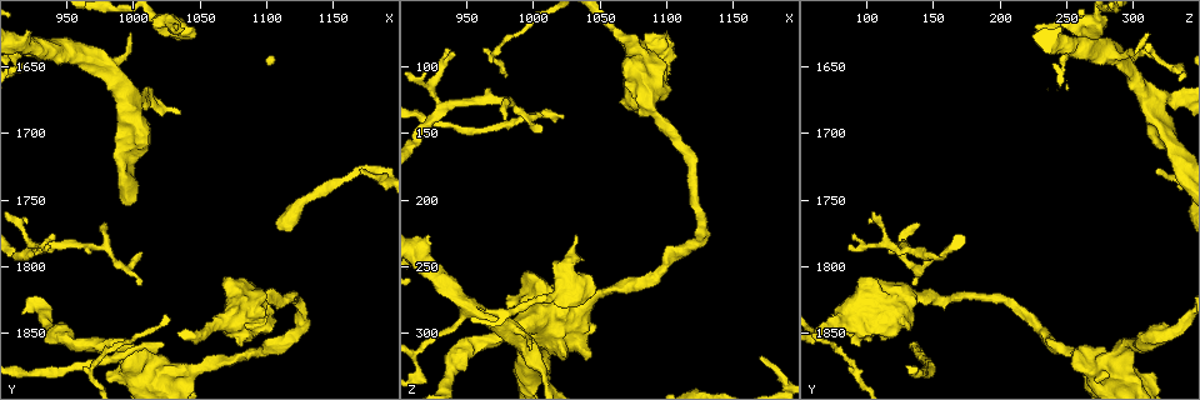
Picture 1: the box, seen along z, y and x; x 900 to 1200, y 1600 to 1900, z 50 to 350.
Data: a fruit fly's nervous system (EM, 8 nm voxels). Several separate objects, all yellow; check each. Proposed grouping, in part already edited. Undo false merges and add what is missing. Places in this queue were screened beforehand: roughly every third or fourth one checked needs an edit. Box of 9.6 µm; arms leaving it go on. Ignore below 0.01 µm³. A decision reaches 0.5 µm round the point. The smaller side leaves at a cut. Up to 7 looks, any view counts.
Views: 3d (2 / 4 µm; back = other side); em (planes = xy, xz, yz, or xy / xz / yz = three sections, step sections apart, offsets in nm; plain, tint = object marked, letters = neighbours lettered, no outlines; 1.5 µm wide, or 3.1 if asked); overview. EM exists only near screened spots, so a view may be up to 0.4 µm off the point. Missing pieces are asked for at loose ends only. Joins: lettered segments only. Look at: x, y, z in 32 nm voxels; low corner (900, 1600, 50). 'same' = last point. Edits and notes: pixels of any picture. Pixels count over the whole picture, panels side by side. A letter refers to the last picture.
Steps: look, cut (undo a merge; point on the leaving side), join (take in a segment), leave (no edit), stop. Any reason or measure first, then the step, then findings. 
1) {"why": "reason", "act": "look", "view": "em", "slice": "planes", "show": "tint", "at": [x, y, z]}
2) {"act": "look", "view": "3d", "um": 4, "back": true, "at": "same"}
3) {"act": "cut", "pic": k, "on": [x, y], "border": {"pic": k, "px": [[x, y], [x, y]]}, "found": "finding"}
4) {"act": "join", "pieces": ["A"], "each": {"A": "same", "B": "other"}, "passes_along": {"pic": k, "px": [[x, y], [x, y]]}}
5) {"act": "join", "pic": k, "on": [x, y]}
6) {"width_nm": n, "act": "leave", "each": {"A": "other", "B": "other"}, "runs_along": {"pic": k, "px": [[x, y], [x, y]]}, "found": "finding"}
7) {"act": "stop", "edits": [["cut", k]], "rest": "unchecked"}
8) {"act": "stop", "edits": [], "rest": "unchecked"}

{"why": "three-way junction", "act": "look", "view": "3d", "um": 2, "at": [932, 1788, 134]}

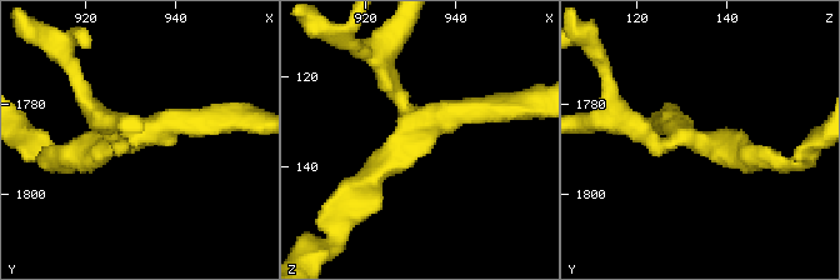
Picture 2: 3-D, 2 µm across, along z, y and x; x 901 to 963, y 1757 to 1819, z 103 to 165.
{"arms": 3, "why": "need the tissue", "act": "look", "view": "em", "slice": "planes", "show": "tint", "at": [930, 1789, 131]}

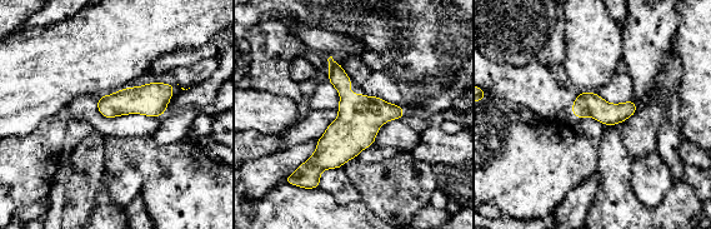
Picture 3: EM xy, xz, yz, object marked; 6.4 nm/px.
{"act": "look", "view": "em", "slice": "planes", "show": "letters", "at": "same"}

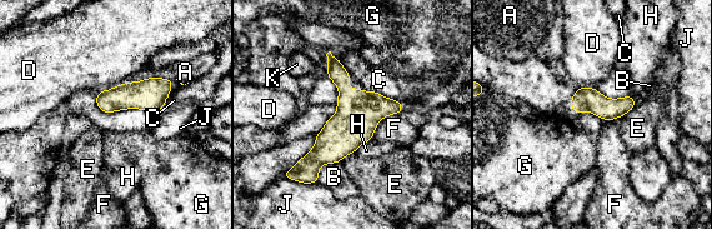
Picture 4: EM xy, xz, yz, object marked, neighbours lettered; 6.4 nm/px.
{"act": "leave", "each": {"A": "other", "B": "other", "C": "other", "D": "other", "E": "other", "F": "other", "G": "other", "H": "other", "J": "other", "K": "other"}, "runs_along": {"pic": 4, "px": [[330, 58], [345, 130], [314, 174]]}, "found": "continuous, no second neuron"}

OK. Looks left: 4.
{"why": "an open end", "act": "look", "view": "em", "slice": "xy", "step": 4, "show": "tint", "at": [1066, 1814, 98]}

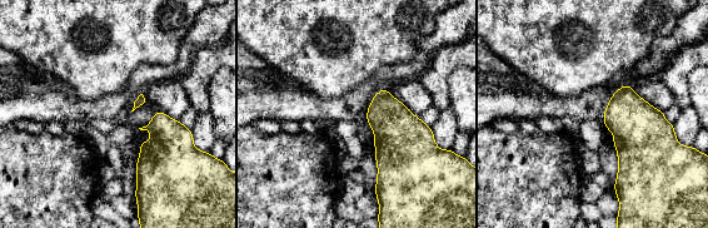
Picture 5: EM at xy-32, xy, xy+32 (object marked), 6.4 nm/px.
{"act": "look", "view": "em", "slice": "planes", "show": "letters", "at": "same"}

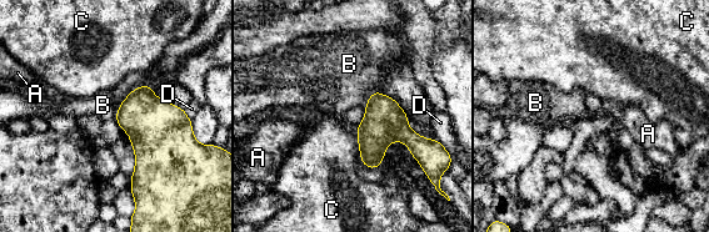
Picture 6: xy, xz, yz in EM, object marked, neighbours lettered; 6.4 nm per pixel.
{"act": "leave", "each": {"A": "other", "B": "other", "C": "other", "D": "other"}, "border": {"pic": 6, "px": [[377, 90], [364, 106]]}, "found": "none of them fits"}

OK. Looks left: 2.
{"why": "thin end", "act": "look", "view": "em", "slice": "planes", "show": "letters", "at": [1004, 1814, 138]}

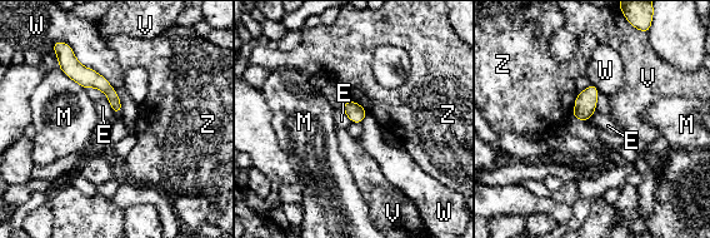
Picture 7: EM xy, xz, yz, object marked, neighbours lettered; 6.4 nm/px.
{"act": "leave", "each": {"E": "other", "M": "other", "V": "other", "W": "other", "Z": "other"}, "runs_along": {"pic": 7, "px": [[66, 63], [98, 80], [118, 108]]}, "found": "no lettered segment goes on from it"}

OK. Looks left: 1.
{"act": "stop", "edits": [], "rest": "unchecked"}

